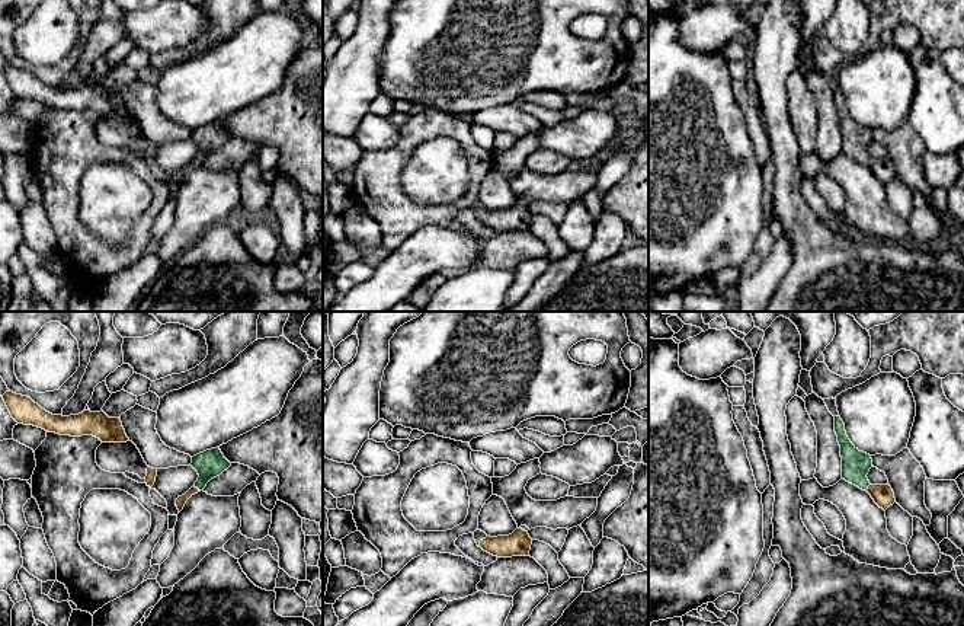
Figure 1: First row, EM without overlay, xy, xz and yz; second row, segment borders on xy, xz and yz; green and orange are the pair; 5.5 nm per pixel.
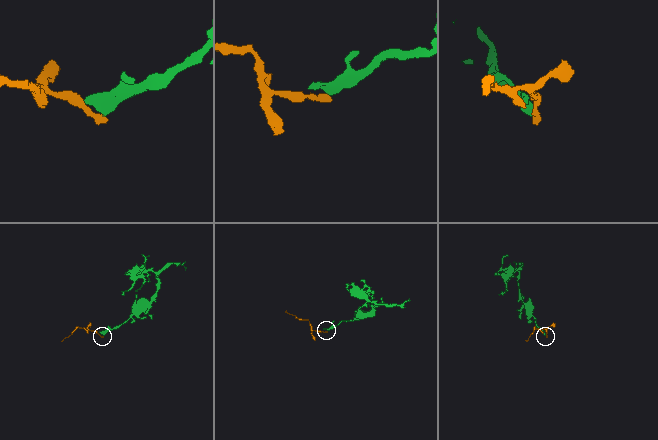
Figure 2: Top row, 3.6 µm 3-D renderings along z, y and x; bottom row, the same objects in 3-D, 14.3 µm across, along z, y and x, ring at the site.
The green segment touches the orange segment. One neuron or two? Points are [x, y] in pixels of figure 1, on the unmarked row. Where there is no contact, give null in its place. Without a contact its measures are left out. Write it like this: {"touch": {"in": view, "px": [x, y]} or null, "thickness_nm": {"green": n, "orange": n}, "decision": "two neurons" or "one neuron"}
{"touch": {"in": "xy", "px": [197, 160]}, "thickness_nm": {"green": 160, "orange": 60}, "decision": "one neuron"}

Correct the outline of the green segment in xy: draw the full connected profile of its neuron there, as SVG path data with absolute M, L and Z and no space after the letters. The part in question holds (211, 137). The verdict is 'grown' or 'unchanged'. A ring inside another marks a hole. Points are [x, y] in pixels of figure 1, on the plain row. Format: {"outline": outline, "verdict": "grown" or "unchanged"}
{"outline": "M217 121L193 130L190 140L198 146L199 151L185 169L176 173L179 186L192 169L201 166L211 153L220 150L231 137L224 131L220 121Z", "verdict": "grown"}

